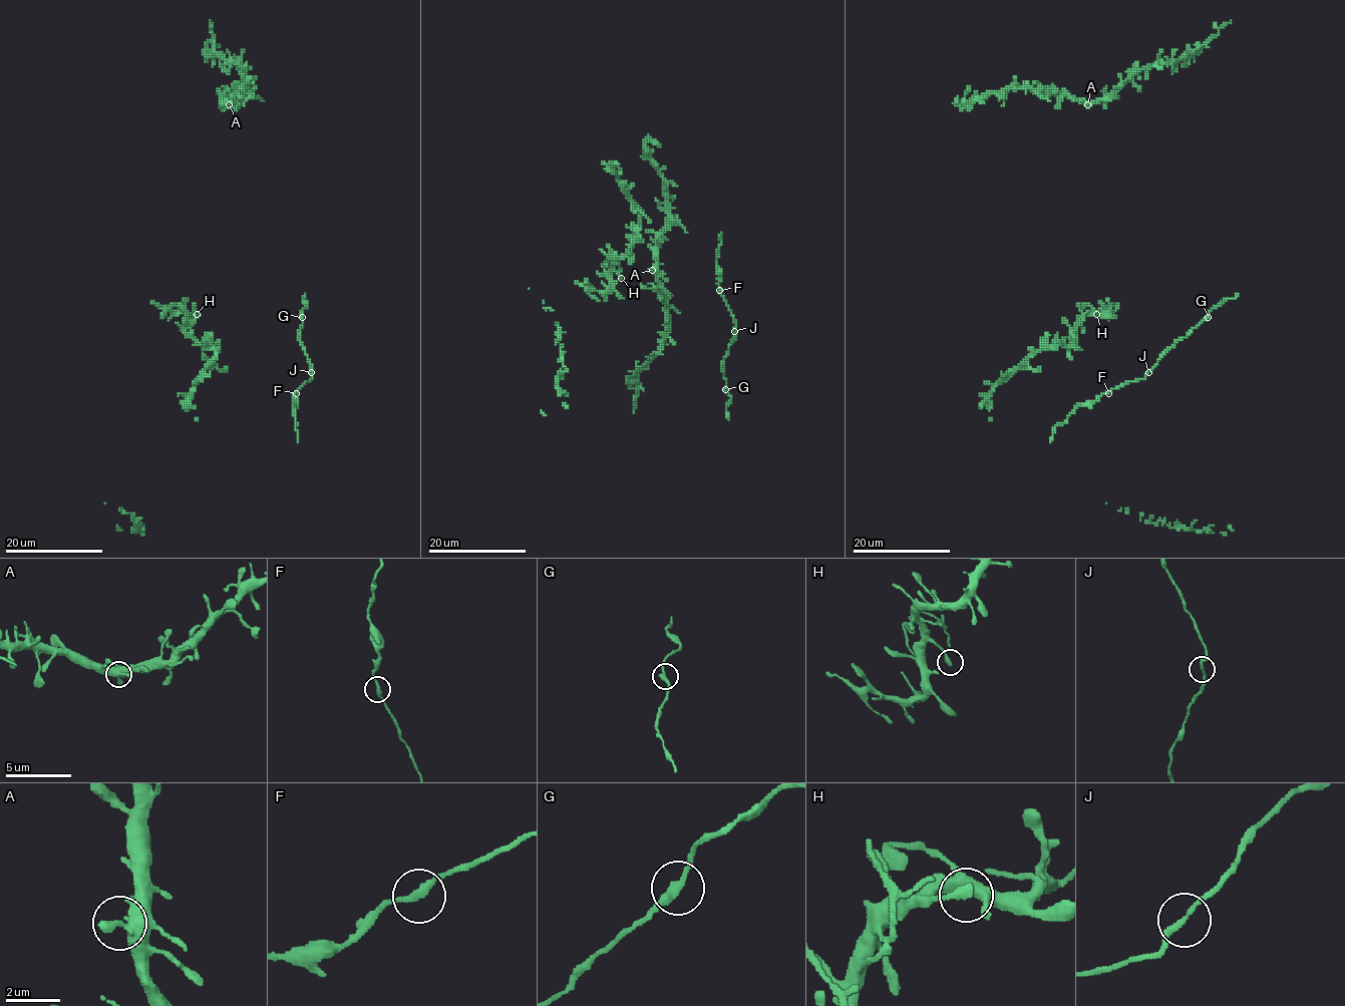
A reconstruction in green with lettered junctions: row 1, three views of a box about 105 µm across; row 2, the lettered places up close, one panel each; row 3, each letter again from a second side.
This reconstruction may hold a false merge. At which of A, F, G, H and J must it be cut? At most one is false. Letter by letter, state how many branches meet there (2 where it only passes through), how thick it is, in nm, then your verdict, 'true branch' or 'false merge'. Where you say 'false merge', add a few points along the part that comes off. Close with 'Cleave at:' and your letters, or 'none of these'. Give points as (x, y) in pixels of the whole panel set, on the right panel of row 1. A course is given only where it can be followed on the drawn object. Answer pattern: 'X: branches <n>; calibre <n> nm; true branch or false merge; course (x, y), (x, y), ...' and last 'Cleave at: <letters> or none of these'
A: branches 2; calibre 420 nm; true branch
F: branches 2; calibre 260 nm; true branch
G: branches 2; calibre 280 nm; true branch
H: branches 1; calibre 360 nm; true branch
J: branches 2; calibre 190 nm; true branch
Cleave at: none of these

